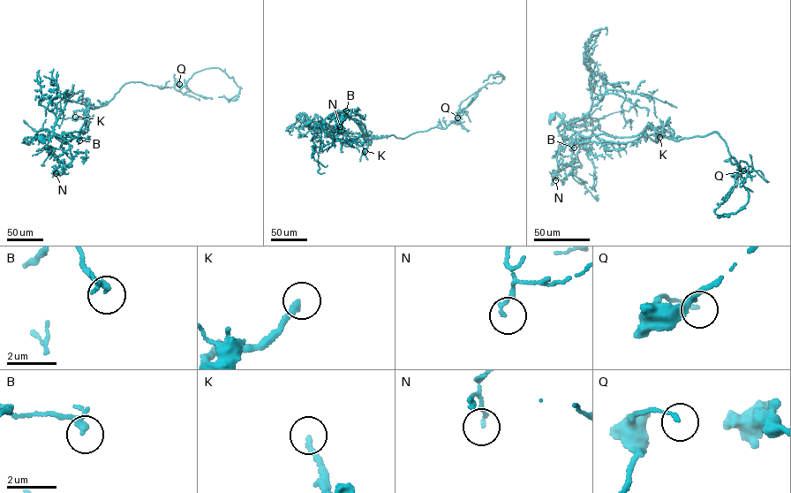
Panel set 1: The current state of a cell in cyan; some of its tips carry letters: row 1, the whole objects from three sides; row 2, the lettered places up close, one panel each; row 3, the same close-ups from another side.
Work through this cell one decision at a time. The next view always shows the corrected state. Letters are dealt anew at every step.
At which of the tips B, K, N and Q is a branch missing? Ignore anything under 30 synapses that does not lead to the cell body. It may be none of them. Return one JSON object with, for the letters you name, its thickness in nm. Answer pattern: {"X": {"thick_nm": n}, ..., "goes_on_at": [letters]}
{"K": {"thick_nm": 240}, "goes_on_at": ["K"]}

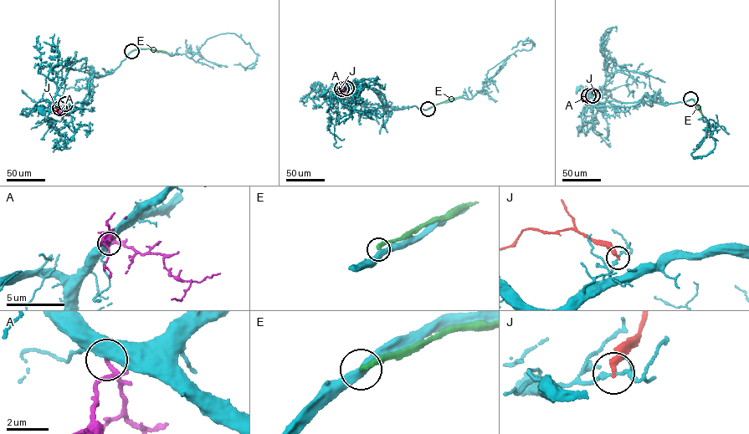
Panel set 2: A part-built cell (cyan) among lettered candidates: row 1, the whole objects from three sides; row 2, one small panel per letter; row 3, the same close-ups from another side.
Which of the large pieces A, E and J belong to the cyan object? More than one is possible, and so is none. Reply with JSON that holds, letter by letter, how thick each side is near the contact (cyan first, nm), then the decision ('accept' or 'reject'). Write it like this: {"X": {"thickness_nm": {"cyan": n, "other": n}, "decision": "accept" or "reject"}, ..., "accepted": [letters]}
{"A": {"thickness_nm": {"cyan": 550, "other": 110}, "decision": "accept"}, "E": {"thickness_nm": {"cyan": 400, "other": 280}, "decision": "reject"}, "J": {"thickness_nm": {"cyan": 180, "other": 320}, "decision": "reject"}, "accepted": ["A"]}

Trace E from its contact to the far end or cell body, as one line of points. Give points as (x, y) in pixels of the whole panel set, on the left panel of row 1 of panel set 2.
E: (131, 51), (148, 48), (166, 53)

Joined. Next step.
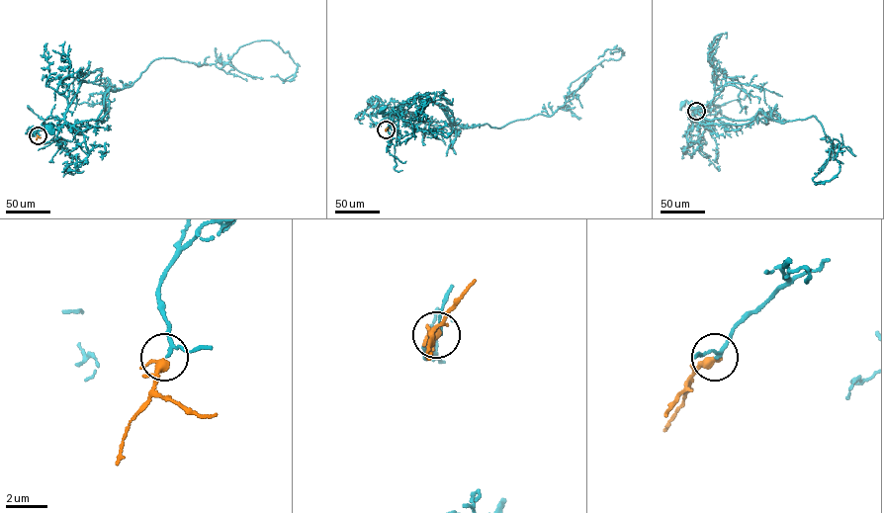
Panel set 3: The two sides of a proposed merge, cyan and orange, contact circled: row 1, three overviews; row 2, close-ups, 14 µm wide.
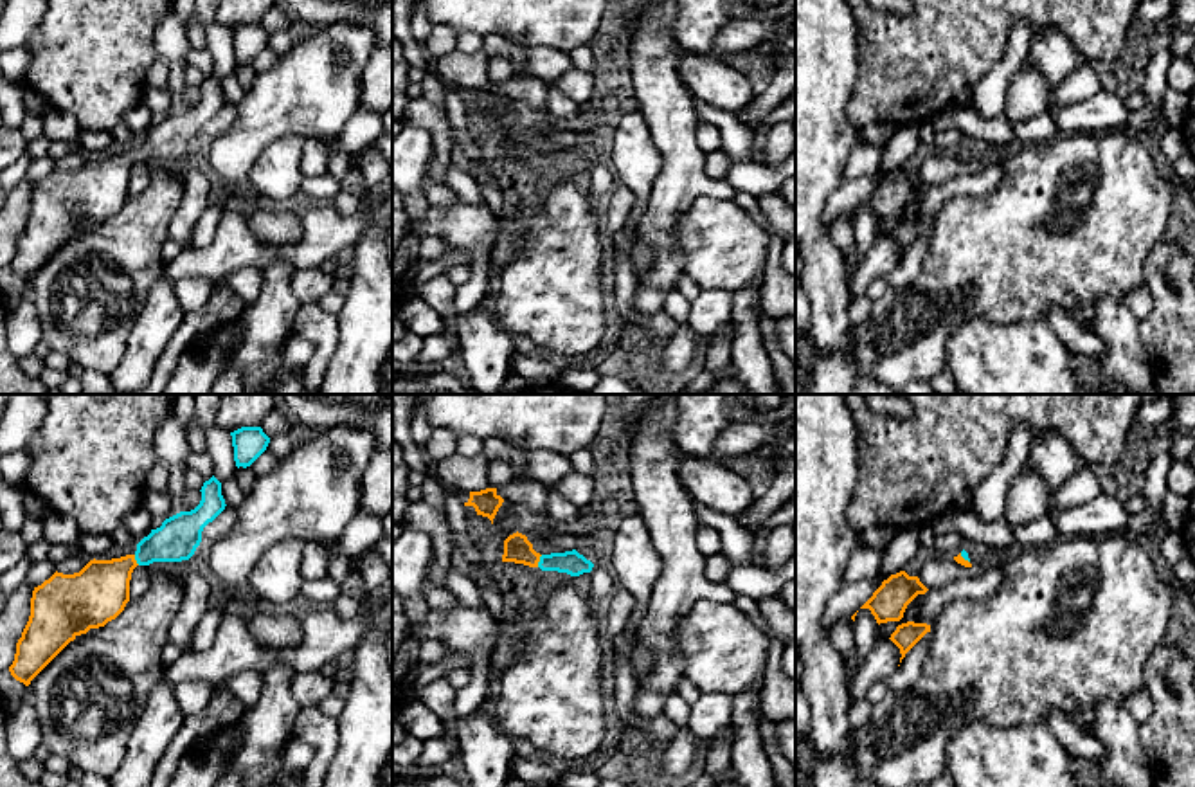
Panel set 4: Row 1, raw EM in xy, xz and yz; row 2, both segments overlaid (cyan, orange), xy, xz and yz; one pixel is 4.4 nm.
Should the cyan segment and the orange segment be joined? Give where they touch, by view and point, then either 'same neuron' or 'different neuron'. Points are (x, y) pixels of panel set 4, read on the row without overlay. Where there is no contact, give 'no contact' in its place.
meets cyan in xz at (540, 157); same neuron

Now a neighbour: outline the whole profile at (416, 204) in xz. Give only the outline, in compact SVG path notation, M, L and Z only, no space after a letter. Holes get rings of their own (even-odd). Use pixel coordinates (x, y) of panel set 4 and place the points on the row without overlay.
M410 193L403 196L405 211L409 213L410 220L423 220L430 204L423 193Z

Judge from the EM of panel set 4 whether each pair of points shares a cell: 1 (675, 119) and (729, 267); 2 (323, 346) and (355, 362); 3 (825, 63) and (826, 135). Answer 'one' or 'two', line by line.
1: two
2: two
3: one

